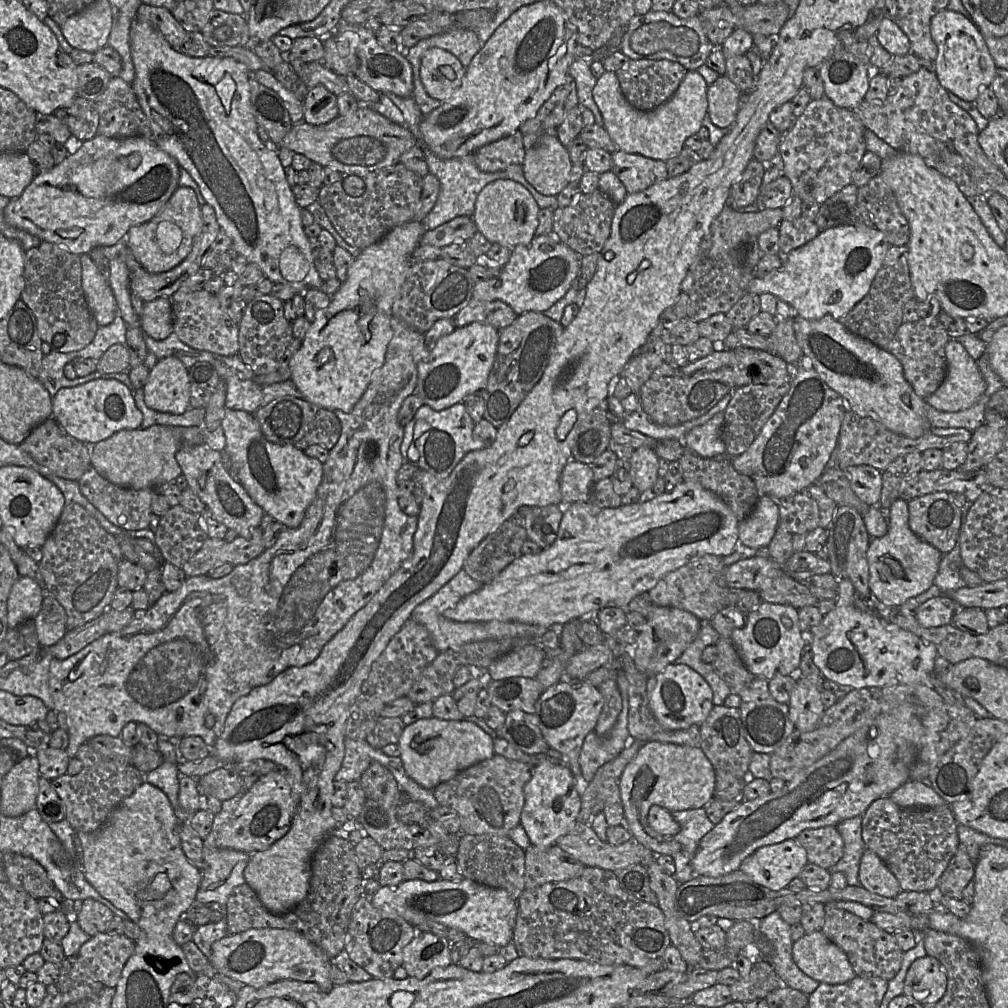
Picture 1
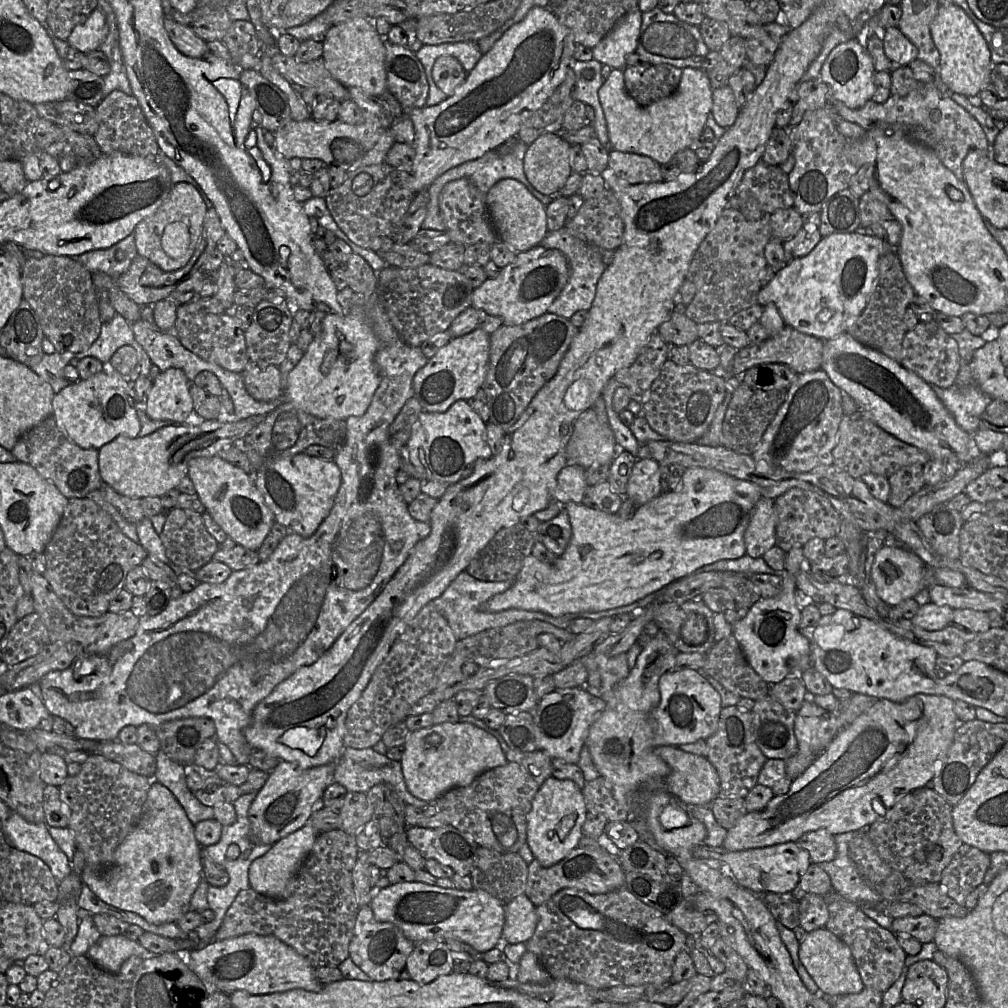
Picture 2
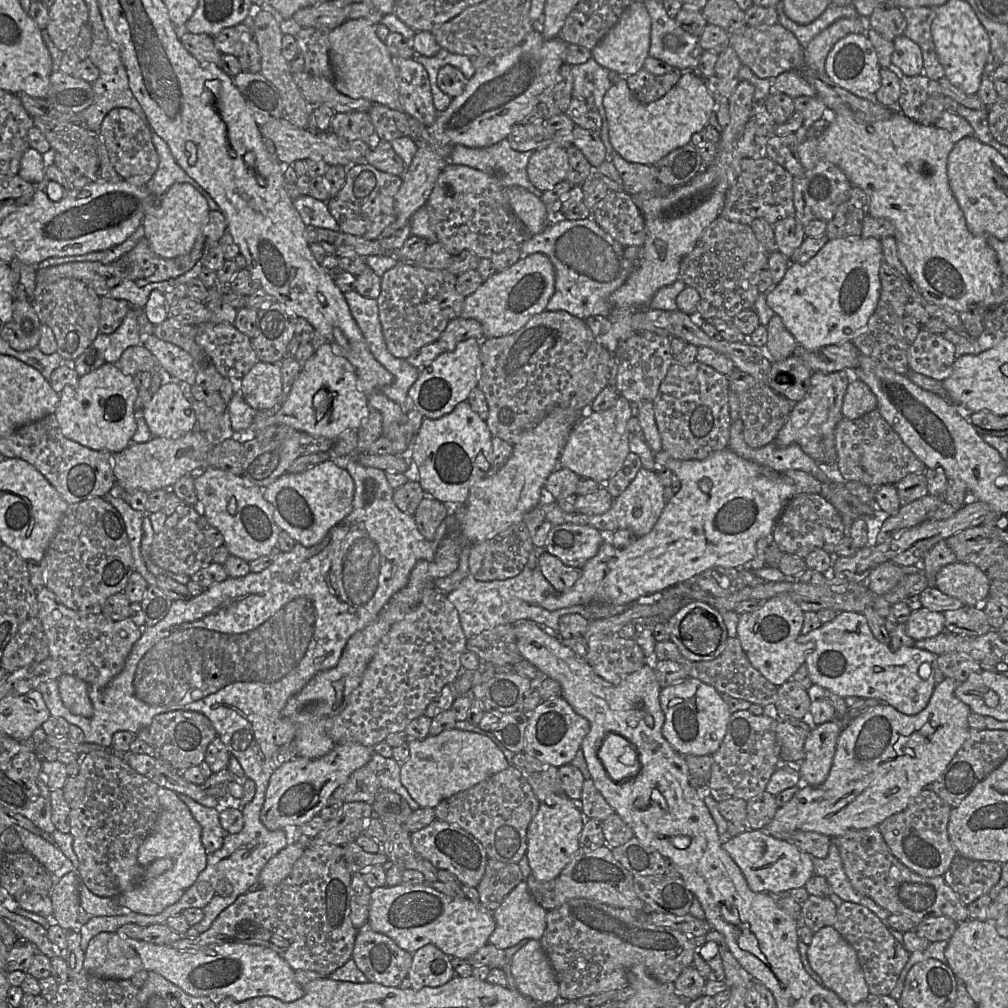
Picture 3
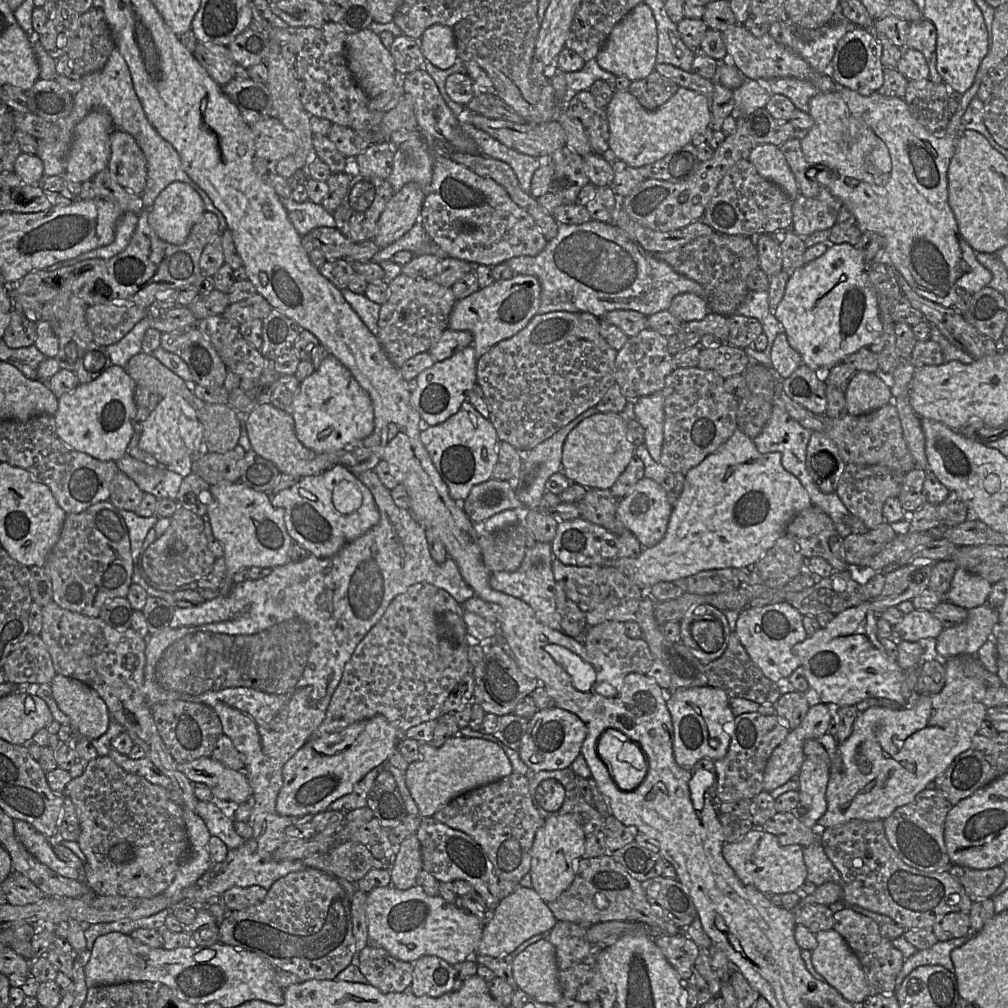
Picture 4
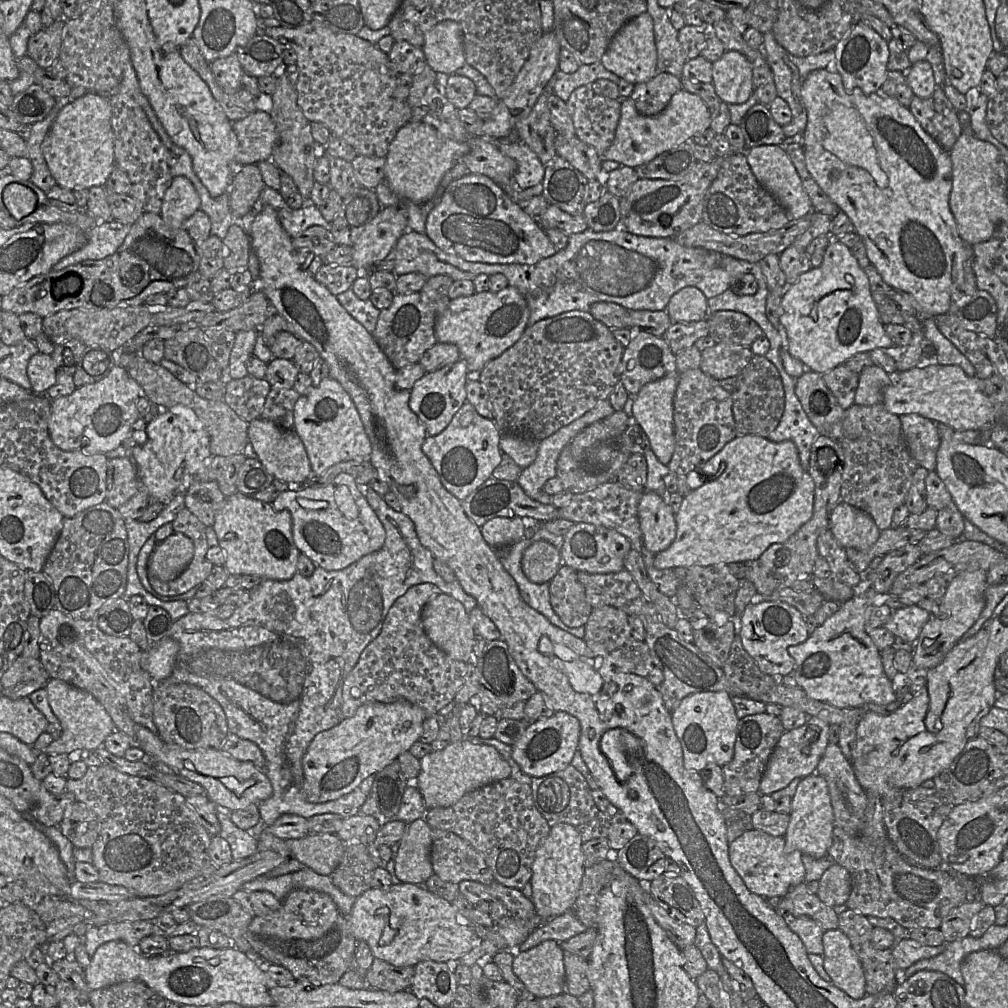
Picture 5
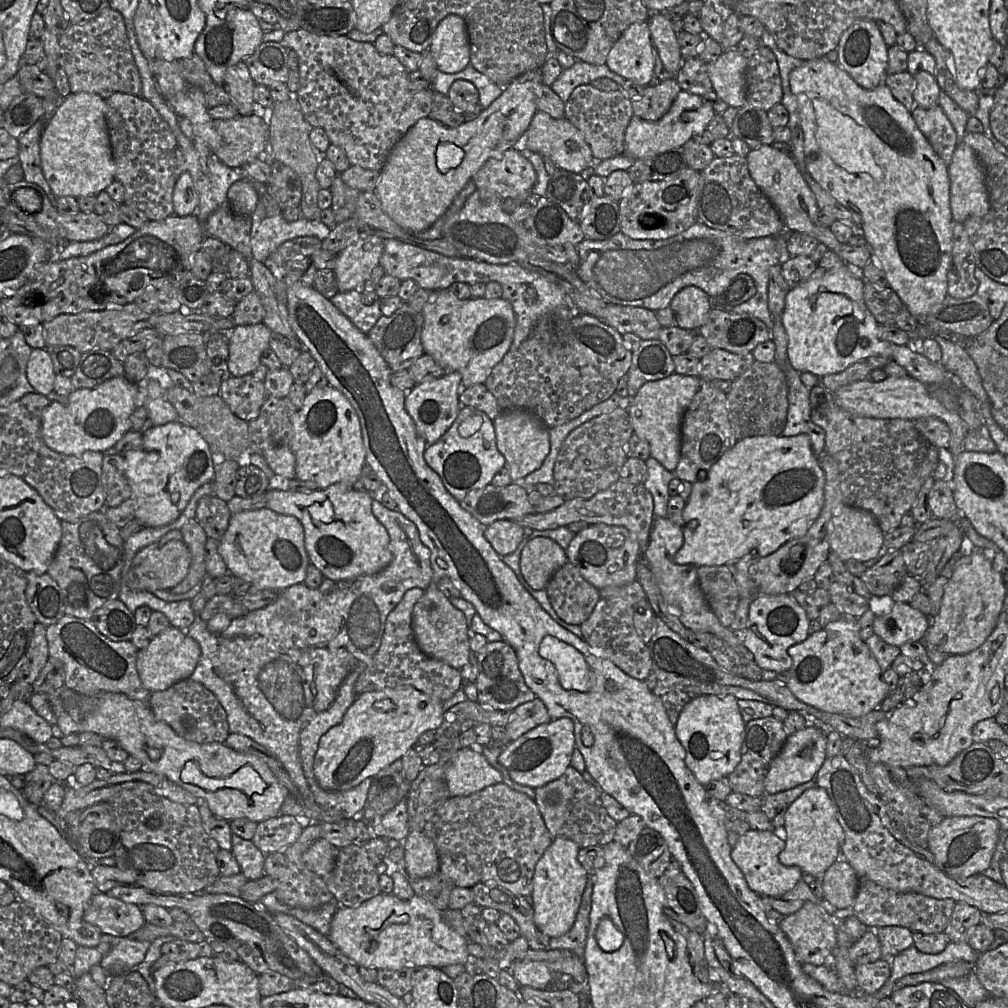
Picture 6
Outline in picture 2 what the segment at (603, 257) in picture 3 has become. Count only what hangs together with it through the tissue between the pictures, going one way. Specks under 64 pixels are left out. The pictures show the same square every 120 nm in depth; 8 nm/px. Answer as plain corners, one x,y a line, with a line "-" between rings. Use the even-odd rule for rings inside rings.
566,227
556,231
548,231
539,245
548,249
559,250
566,256
570,268
566,285
548,307
547,312
570,319
579,310
588,311
595,298
597,283
607,267
601,255
601,251
604,249
576,238
569,233

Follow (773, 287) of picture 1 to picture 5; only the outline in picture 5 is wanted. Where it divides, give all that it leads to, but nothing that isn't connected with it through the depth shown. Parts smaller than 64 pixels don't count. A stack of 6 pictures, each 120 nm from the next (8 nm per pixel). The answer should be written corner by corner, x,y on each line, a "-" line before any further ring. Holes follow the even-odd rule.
832,239
827,246
820,266
803,273
795,283
787,287
781,301
779,320
786,330
788,352
800,360
807,370
822,375
843,365
858,353
869,353
874,349
886,350
894,346
880,320
864,269
859,266
851,250
836,239

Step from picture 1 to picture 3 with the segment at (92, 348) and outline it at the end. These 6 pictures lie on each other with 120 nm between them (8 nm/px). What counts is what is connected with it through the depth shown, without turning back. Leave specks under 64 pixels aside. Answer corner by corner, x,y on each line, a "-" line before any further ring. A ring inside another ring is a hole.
131,308
113,333
99,333
90,347
101,352
106,363
115,364
128,347
141,344
136,309

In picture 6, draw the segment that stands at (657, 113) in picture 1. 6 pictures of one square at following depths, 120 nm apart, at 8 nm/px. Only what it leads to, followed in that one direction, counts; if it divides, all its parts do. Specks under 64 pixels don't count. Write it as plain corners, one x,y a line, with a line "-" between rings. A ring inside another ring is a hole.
681,90
671,108
660,120
646,121
633,116
625,131
624,155
635,160
651,156
676,147
683,147
694,135
707,130
709,122
716,114
710,103
702,96

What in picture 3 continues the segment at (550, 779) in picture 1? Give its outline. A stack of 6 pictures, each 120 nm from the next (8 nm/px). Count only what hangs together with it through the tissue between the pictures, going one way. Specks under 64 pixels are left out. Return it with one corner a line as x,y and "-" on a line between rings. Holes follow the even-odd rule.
564,793
541,803
527,829
526,857
533,876
542,882
555,879
581,847
579,837
586,818
578,805

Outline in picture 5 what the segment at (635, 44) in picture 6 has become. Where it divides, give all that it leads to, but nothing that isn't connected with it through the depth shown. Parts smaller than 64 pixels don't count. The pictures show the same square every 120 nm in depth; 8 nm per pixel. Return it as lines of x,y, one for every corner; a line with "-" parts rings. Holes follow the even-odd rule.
648,12
631,19
617,32
602,56
601,63
607,70
633,84
647,82
658,73
654,25

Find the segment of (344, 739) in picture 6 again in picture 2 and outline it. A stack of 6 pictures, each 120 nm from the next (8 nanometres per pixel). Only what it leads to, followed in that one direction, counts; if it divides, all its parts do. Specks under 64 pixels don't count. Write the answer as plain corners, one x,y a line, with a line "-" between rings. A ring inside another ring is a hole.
282,761
275,769
267,771
269,777
258,790
248,811
251,840
273,845
302,827
313,812
313,805
322,798
325,789
334,782
336,765
337,762
330,762
305,769
297,763

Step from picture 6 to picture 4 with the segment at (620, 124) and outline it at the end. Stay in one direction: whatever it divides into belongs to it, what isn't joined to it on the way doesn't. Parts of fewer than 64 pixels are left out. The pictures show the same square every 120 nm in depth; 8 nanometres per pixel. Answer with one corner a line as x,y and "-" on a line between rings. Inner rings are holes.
583,90
572,98
568,111
583,124
593,153
603,156
609,149
609,120
606,108
598,107
590,91

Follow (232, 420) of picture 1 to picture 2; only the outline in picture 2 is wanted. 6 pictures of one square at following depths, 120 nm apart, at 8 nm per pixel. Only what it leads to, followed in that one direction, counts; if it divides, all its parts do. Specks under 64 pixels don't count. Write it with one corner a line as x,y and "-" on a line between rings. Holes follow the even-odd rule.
304,452
277,461
267,461
258,470
254,470
251,466
249,476
273,513
275,522
305,538
312,536
329,515
342,480
341,471
334,460
308,456

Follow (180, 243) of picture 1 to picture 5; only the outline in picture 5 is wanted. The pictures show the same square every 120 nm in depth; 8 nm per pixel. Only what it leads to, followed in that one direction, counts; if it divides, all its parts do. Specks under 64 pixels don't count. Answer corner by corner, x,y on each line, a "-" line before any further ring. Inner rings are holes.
174,177
165,192
160,216
169,227
178,228
200,209
200,202
200,197
188,178

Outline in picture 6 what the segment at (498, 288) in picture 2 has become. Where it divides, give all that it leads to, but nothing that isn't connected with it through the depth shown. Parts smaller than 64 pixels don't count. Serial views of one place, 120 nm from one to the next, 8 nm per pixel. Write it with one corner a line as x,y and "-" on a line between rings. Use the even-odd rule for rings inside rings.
437,290
431,293
431,300
422,314
421,343
425,354
430,355
446,373
459,372
462,389
483,384
513,341
516,315
510,302
502,297
459,299
449,290

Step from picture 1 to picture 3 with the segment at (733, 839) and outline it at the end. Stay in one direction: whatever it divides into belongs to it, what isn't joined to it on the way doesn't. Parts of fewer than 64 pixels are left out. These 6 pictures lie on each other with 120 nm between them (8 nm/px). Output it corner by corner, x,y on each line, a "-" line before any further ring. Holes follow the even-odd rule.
946,677
935,687
926,708
915,715
903,714
889,704
881,703
855,718
838,737
832,766
825,782
819,786
799,787
795,795
777,809
764,830
782,840
787,840
795,831
817,832
836,838
851,830
877,827
887,818
906,809
926,785
942,775
969,737
968,717
972,711
955,696
955,689
959,685
957,680

